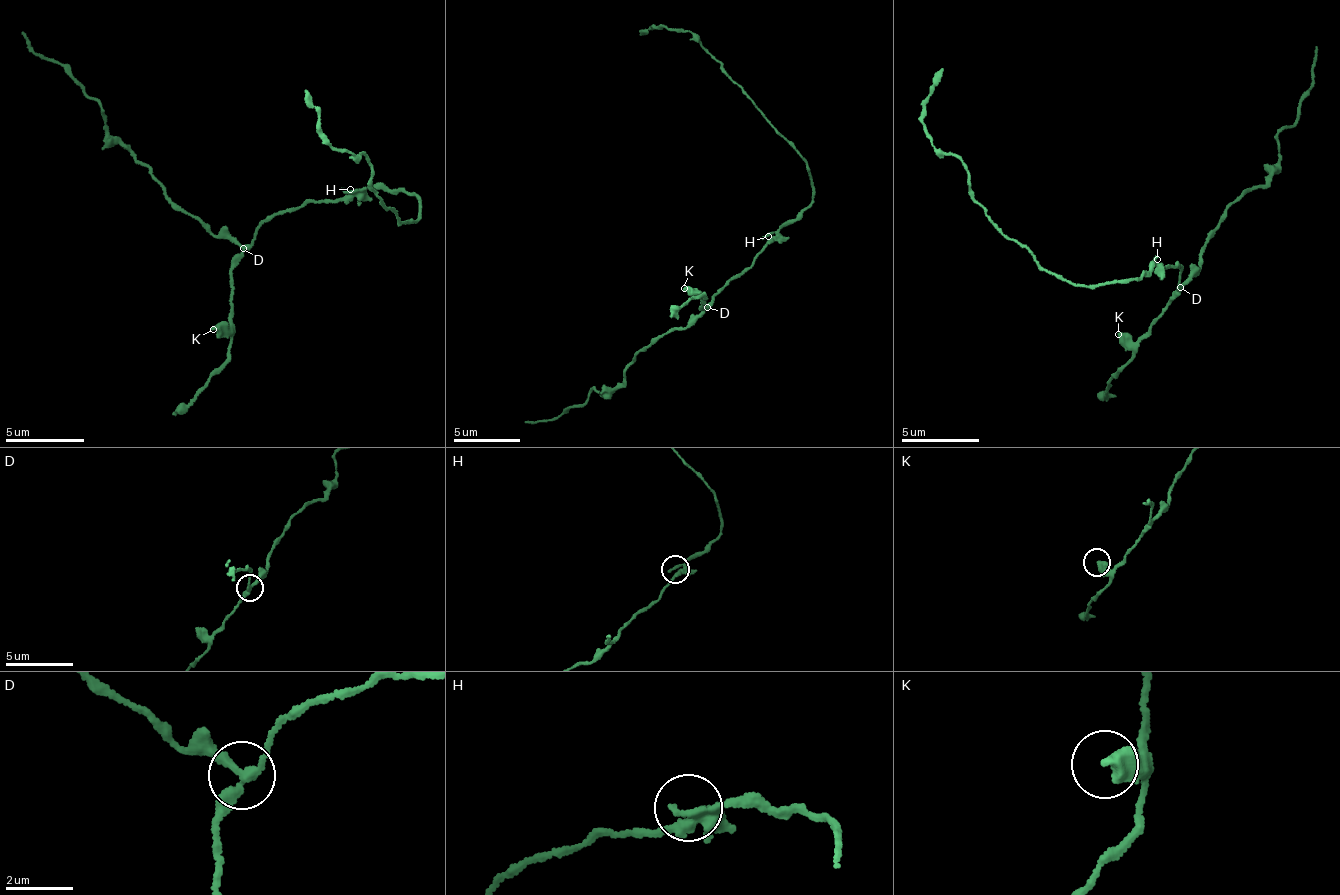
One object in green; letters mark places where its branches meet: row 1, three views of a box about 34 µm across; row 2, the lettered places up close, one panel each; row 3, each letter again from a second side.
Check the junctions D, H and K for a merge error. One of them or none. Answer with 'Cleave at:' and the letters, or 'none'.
Cleave at: D

